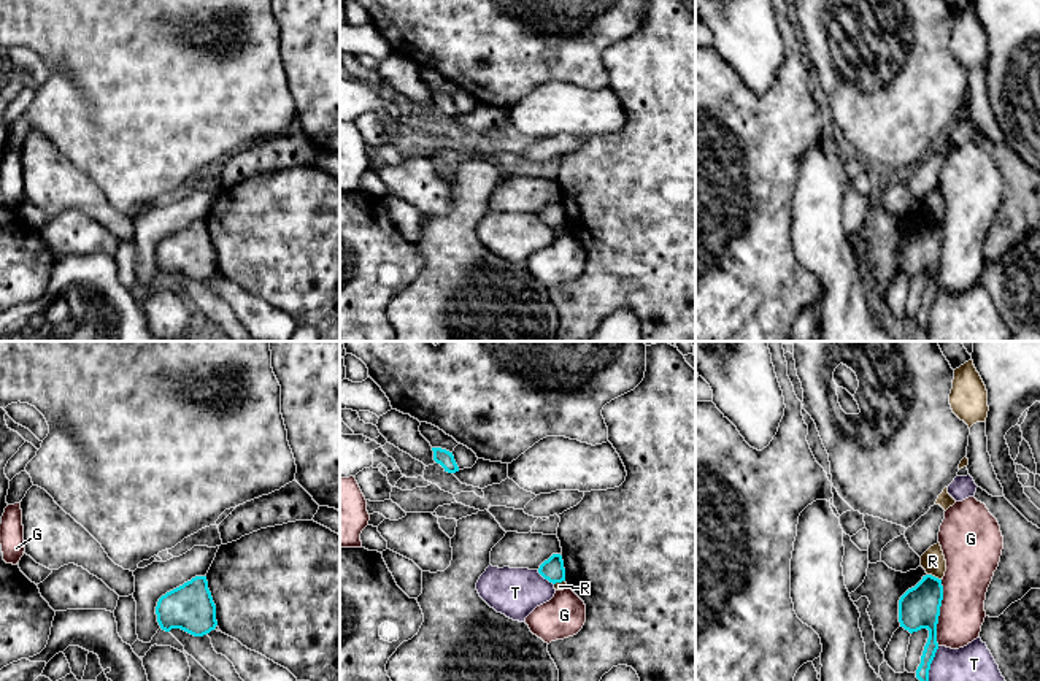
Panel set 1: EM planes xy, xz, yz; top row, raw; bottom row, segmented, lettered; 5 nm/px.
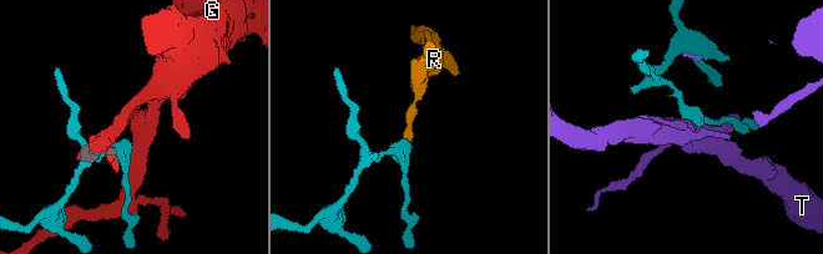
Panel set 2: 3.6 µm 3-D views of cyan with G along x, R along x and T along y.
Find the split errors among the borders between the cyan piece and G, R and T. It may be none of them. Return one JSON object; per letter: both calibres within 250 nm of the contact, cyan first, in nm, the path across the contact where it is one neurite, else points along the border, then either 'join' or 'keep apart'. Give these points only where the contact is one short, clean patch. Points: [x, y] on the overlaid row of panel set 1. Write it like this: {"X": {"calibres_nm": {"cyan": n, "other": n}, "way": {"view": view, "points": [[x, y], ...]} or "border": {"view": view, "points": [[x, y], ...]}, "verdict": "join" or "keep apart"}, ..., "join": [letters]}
{"G": {"calibres_nm": {"cyan": 200, "other": 240}, "verdict": "keep apart"}, "R": {"calibres_nm": {"cyan": 200, "other": 120}, "border": {"view": "yz", "points": [[928, 573], [940, 580]]}, "verdict": "keep apart"}, "T": {"calibres_nm": {"cyan": 150, "other": 190}, "verdict": "keep apart"}, "join": []}

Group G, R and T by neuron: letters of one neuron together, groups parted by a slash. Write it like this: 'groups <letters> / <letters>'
groups G / R / T

